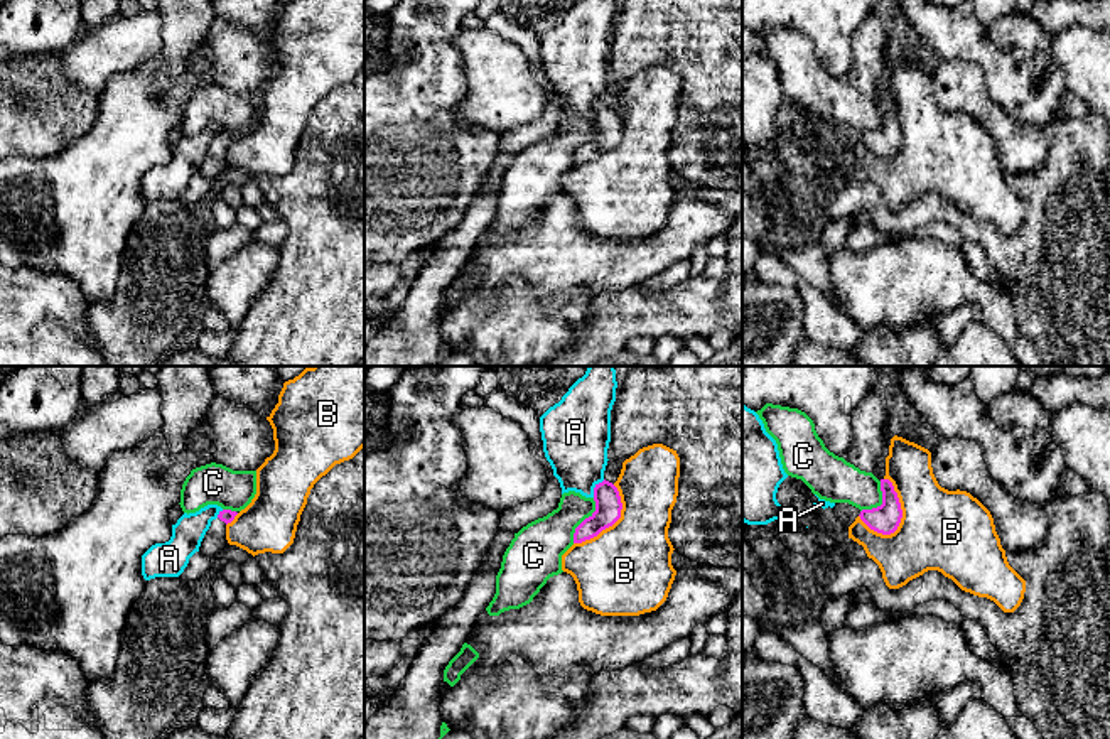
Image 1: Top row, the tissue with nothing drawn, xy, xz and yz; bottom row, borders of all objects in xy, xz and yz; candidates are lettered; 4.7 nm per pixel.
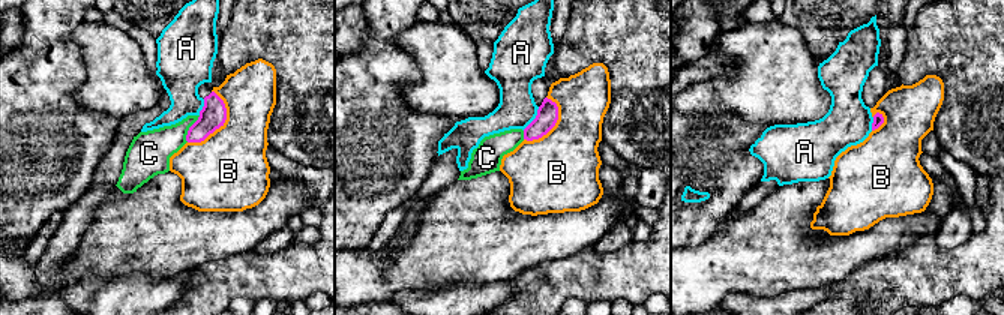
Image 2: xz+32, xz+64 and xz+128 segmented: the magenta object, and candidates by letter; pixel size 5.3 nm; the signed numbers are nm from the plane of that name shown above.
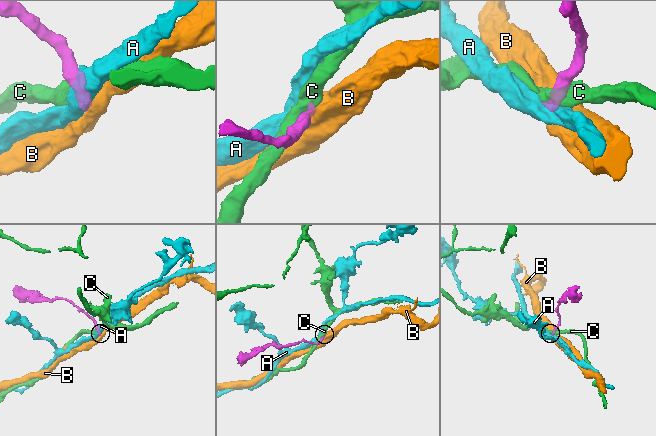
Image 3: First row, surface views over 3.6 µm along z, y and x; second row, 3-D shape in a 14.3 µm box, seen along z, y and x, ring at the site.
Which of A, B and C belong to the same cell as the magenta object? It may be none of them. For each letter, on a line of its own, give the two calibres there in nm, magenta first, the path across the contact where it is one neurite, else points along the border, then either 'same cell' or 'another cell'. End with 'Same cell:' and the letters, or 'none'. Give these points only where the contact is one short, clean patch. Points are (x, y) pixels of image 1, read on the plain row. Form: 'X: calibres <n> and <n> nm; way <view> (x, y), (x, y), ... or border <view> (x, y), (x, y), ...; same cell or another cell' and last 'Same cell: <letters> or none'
A: calibres 130 and 320 nm; border xz (604, 102), (594, 110), (592, 118); another cell
B: calibres 140 and 380 nm; another cell
C: calibres 130 and 240 nm; another cell
Same cell: none

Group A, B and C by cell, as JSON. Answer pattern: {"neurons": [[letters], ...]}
{"neurons": [["A"], ["B"], ["C"]]}

